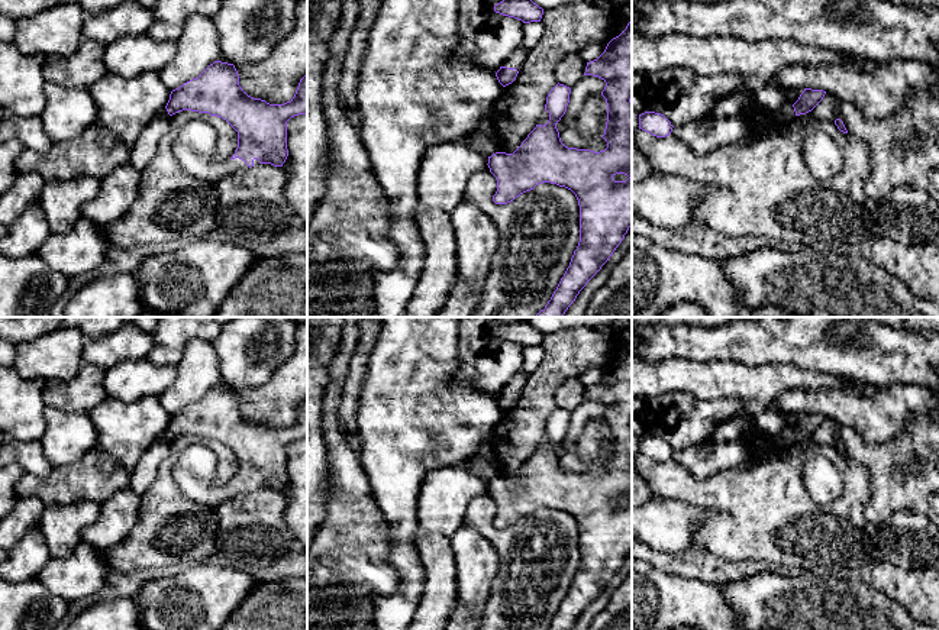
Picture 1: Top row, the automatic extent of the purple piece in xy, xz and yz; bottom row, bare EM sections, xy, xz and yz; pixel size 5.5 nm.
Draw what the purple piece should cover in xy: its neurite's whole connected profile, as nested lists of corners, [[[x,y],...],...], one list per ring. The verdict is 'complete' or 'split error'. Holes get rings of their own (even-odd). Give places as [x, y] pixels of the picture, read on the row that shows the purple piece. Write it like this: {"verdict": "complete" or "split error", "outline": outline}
{"verdict": "split error", "outline": [[[214,61],[197,78],[172,90],[165,109],[170,116],[183,110],[209,113],[222,117],[238,132],[238,148],[229,161],[216,158],[217,133],[206,120],[187,122],[172,142],[175,159],[188,175],[217,185],[223,178],[259,164],[283,167],[288,156],[287,122],[294,116],[307,114],[307,74],[300,80],[290,101],[270,104],[265,100],[248,96],[242,90],[233,64]]]}

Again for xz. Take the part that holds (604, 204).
{"verdict": "complete", "outline": [[[632,20],[597,59],[587,62],[584,75],[598,77],[606,83],[601,91],[607,103],[607,122],[601,136],[607,142],[604,151],[568,148],[561,142],[556,123],[567,112],[571,88],[558,83],[546,97],[548,123],[536,125],[513,154],[496,152],[488,156],[487,165],[497,180],[497,191],[493,196],[496,204],[507,204],[542,182],[565,187],[578,200],[578,246],[551,300],[535,317],[562,317],[632,226]]]}

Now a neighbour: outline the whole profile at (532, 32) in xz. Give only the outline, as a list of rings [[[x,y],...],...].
[[[541,22],[523,23],[523,39],[520,48],[529,52],[542,39],[543,33],[545,28]]]

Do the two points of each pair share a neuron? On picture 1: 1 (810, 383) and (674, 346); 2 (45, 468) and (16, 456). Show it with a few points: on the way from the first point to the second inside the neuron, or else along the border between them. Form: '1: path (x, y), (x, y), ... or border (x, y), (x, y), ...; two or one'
1: border (693, 359), (738, 361), (760, 365); two
2: path (38, 465), (29, 456), (23, 456); one

